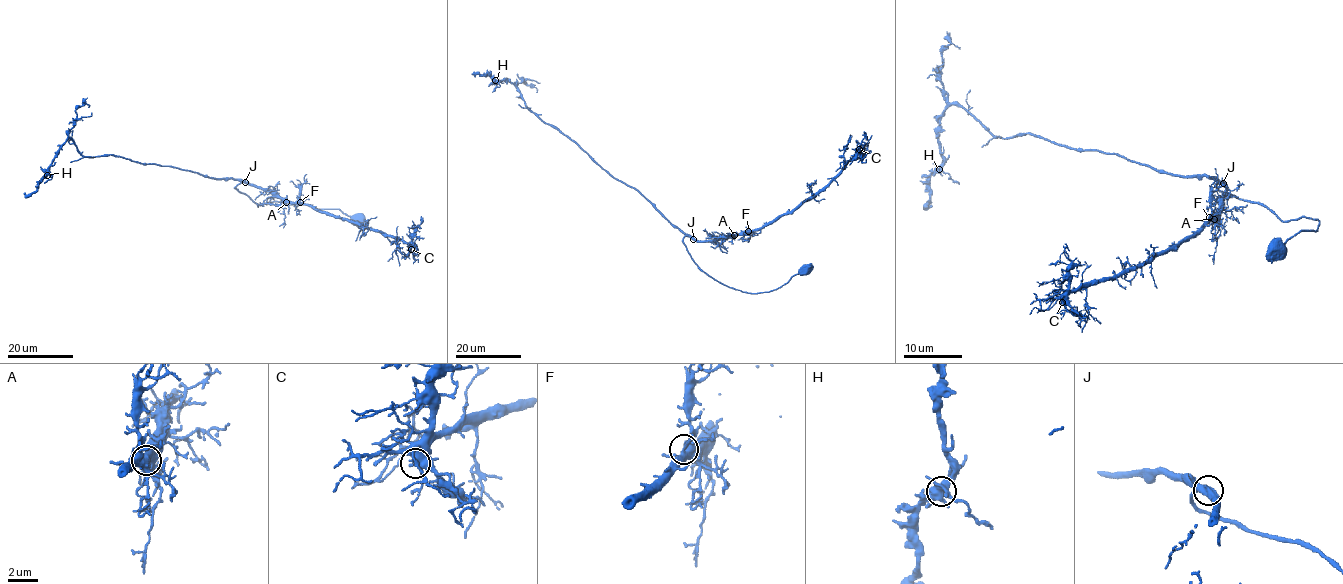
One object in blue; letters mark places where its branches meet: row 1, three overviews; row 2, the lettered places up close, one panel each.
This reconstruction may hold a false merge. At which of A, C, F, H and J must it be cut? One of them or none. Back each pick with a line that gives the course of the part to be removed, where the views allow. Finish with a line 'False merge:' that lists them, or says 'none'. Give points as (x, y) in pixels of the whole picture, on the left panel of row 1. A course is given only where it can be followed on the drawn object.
False merge: none

